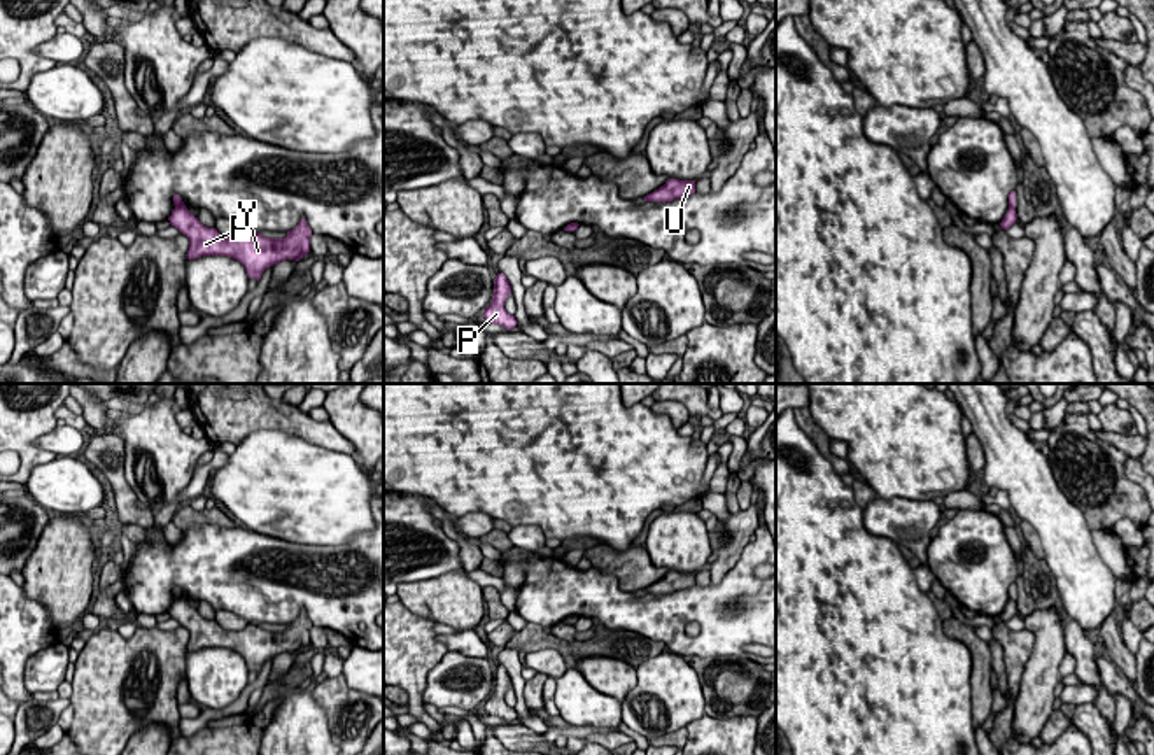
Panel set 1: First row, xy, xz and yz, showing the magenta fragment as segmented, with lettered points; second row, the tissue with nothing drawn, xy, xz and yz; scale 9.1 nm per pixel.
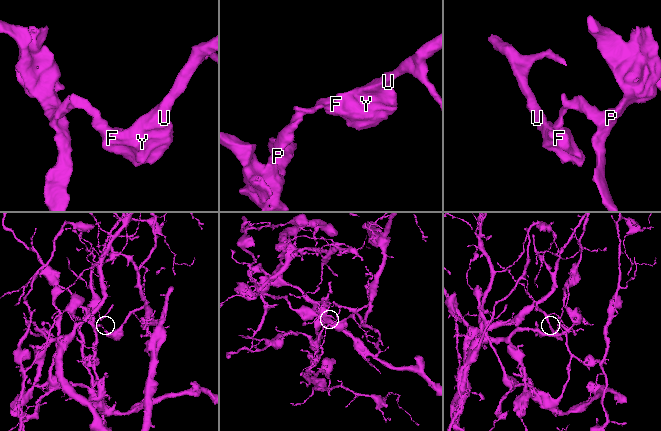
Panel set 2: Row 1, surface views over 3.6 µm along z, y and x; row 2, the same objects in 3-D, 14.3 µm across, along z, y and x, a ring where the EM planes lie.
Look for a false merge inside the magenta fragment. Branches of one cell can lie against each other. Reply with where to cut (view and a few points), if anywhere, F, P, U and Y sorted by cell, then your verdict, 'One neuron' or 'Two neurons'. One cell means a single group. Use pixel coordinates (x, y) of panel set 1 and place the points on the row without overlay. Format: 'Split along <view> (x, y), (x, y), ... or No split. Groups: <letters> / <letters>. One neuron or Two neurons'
Split along xz (576, 617), (569, 617), (566, 622). Groups: F U Y / P. Two neurons

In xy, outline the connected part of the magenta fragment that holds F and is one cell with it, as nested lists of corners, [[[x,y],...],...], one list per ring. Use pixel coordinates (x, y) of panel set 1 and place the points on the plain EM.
[[[175,599],[168,613],[189,631],[187,652],[228,648],[240,653],[249,671],[256,673],[266,660],[285,652],[299,653],[310,645],[312,622],[305,611],[285,631],[266,631],[257,624],[247,624],[243,631],[226,631],[215,620],[203,618],[187,599]]]

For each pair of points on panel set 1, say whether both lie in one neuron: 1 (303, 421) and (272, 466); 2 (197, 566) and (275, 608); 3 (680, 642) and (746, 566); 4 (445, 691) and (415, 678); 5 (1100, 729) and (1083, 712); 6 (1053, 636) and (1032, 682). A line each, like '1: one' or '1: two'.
1: two
2: one
3: one
4: two
5: one
6: one

